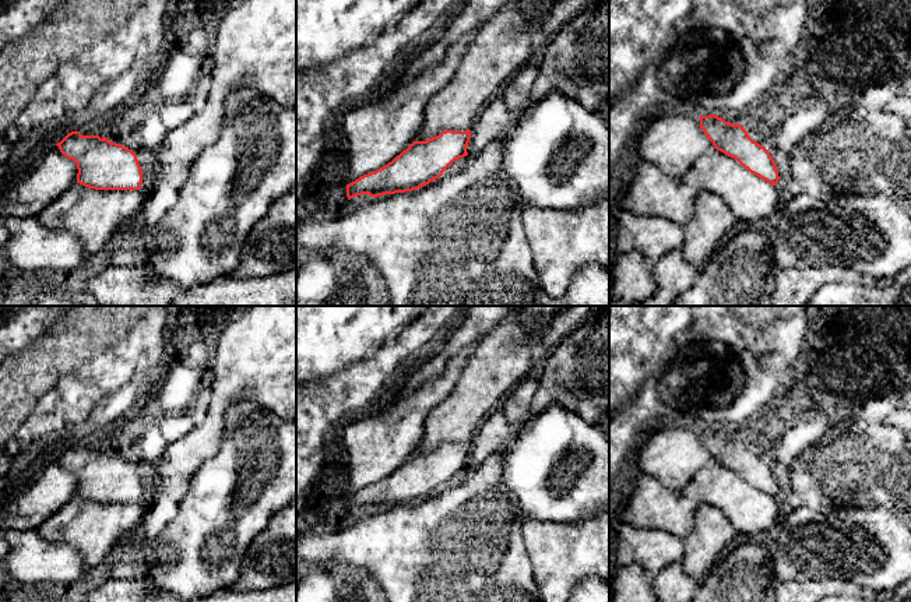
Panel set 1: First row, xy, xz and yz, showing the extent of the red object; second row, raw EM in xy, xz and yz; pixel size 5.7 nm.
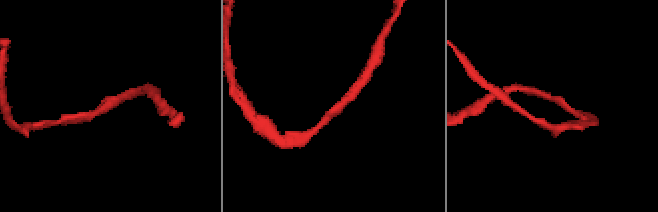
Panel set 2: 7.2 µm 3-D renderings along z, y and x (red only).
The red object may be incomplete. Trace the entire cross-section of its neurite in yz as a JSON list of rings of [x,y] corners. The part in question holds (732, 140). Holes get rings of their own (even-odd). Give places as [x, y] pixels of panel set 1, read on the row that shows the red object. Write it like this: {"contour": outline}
{"contour": [[[710,115],[700,116],[700,129],[713,142],[714,148],[738,161],[750,173],[767,183],[778,183],[778,170],[770,152],[753,141],[748,131],[738,123]]]}

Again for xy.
{"contour": [[[68,133],[56,144],[60,152],[77,163],[77,183],[95,190],[138,190],[143,170],[137,155],[106,137]]]}

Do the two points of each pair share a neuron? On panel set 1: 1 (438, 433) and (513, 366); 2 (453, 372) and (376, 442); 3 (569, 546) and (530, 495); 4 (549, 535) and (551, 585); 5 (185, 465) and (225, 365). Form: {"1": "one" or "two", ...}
{"1": "one", "2": "one", "3": "two", "4": "one", "5": "one"}

